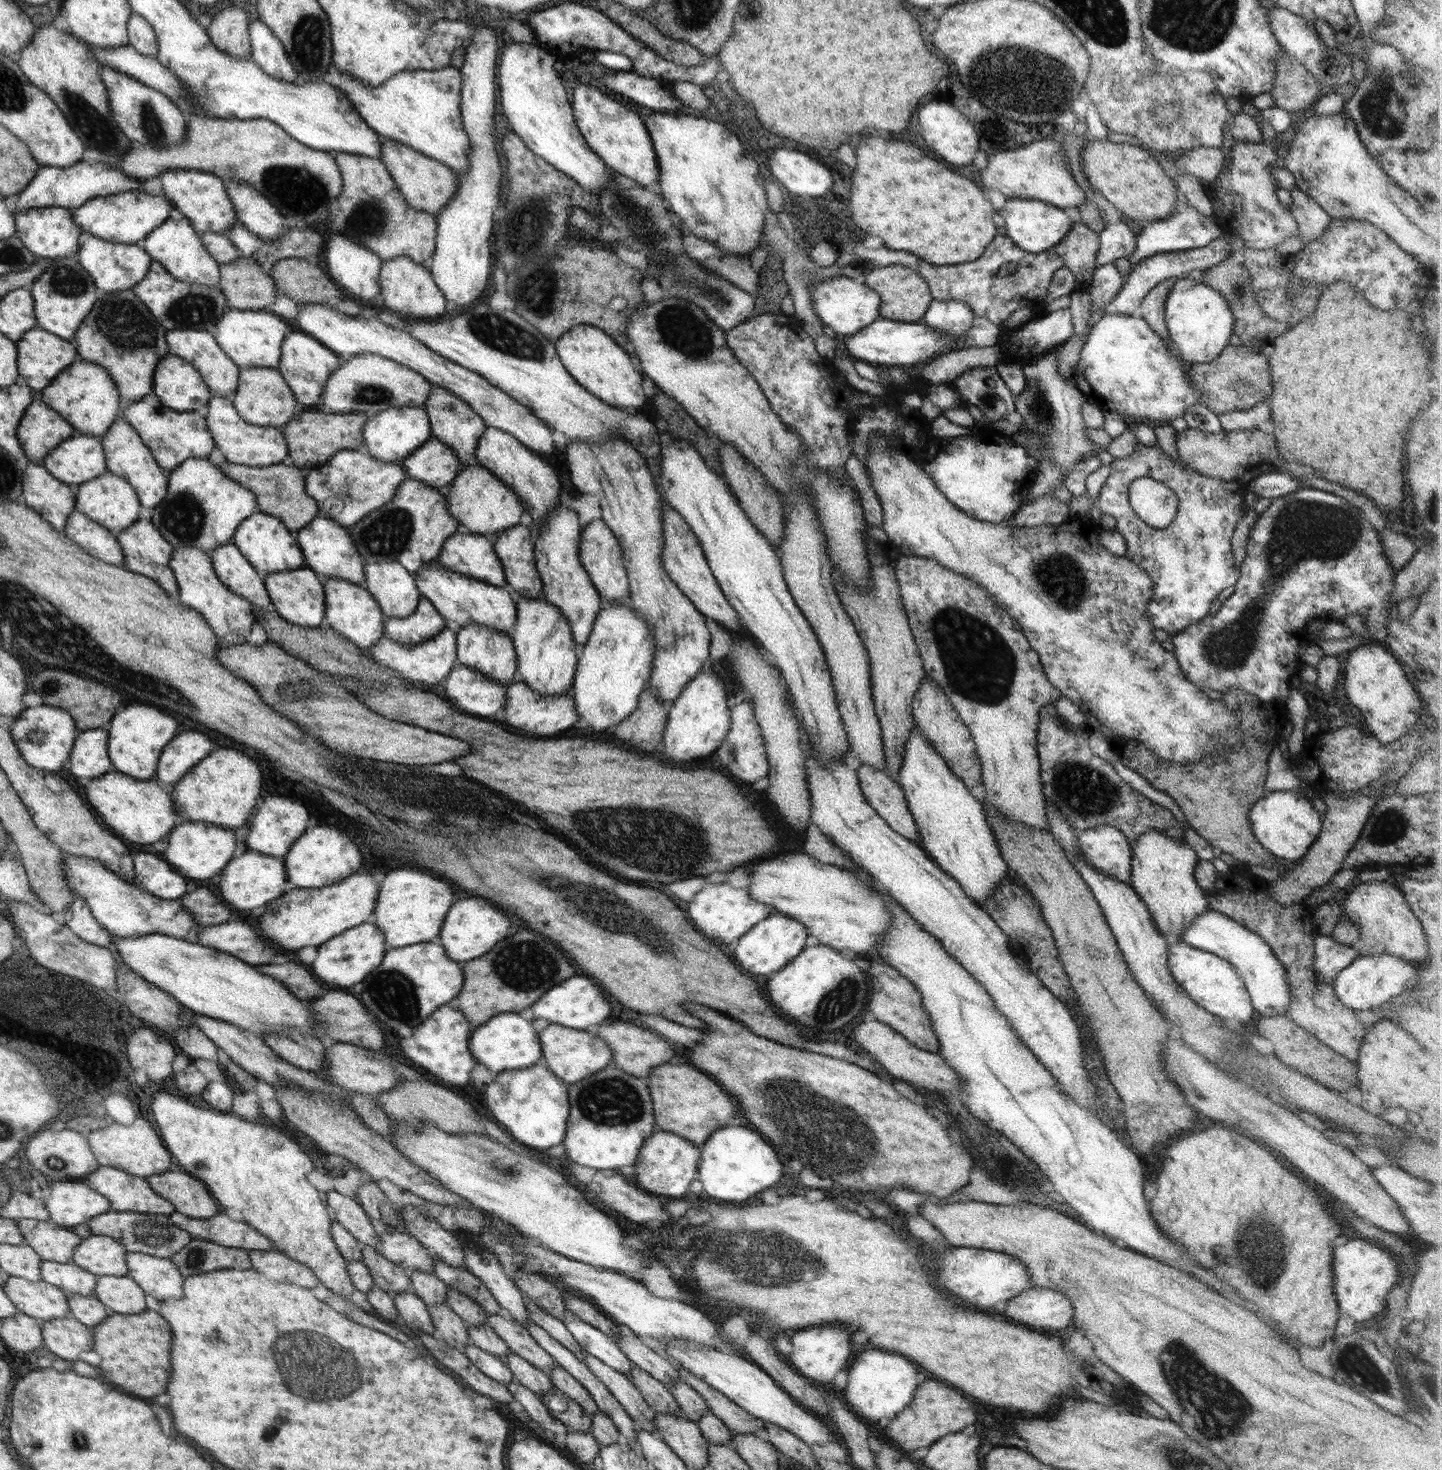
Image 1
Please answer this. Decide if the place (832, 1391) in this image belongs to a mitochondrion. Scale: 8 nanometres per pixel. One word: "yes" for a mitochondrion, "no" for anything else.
no

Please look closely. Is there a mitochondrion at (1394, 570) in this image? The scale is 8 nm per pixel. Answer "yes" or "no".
no

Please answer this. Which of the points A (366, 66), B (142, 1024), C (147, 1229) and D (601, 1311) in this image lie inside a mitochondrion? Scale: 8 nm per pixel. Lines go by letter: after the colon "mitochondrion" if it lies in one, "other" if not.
A: other
B: other
C: mitochondrion
D: other

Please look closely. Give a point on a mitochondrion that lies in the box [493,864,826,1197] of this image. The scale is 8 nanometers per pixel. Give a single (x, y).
(596, 904)

